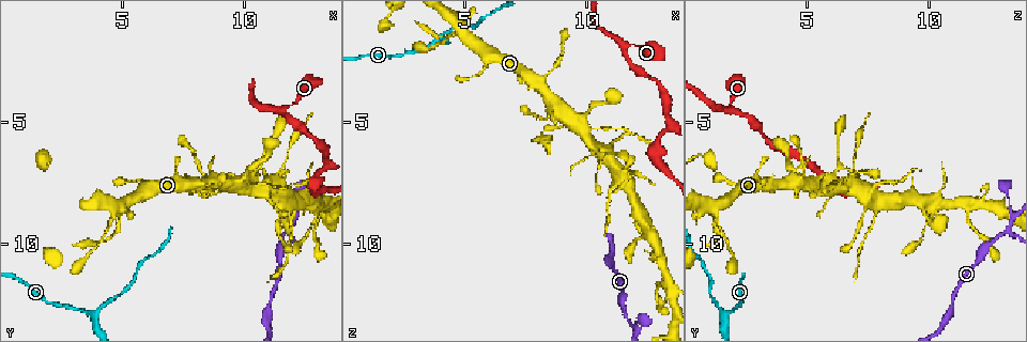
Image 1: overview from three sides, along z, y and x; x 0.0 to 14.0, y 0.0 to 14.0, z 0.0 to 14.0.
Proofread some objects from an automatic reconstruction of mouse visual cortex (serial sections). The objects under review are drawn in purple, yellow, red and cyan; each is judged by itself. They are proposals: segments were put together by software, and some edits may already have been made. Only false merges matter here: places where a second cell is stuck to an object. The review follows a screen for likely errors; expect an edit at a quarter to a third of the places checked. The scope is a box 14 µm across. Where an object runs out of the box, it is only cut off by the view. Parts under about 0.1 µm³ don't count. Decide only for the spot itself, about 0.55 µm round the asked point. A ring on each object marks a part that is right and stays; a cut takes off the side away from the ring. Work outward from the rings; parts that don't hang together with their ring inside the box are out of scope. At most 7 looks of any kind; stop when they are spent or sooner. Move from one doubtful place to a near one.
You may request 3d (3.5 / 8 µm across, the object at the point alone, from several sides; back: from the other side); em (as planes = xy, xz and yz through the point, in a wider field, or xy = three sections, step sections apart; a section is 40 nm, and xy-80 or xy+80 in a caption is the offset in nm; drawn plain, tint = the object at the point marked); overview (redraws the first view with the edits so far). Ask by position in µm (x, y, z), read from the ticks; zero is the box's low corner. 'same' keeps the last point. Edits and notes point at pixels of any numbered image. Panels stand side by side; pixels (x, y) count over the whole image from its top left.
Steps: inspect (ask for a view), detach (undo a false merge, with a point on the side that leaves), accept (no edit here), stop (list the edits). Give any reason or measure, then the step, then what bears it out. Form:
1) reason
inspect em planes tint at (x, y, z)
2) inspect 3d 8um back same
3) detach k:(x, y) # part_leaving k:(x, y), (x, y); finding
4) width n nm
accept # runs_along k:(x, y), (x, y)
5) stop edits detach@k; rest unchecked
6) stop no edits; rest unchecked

three arms meet
inspect 3d 3.5um at (11.7, 4.6, 1.8)

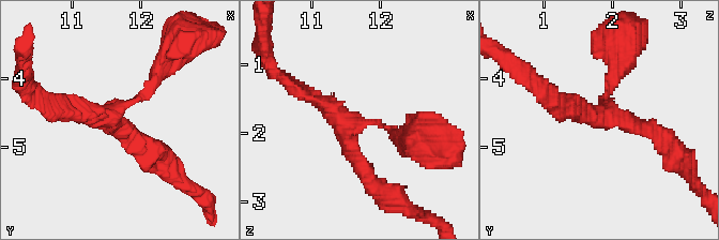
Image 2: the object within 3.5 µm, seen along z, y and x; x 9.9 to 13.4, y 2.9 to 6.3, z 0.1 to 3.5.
inspect em xy step 3 tint at (11.60, 4.50, 1.85)

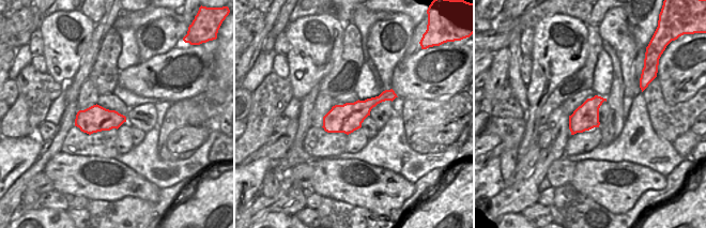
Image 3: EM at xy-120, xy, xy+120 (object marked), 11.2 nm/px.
arms 3; arm_widths 200, 200, 250 nm
accept # runs_along 2:(620, 69), (602, 115), (660, 132); one cell here

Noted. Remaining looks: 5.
sharp bend
inspect 3d 3.5um back at (8.1, 8.0, 5.4)

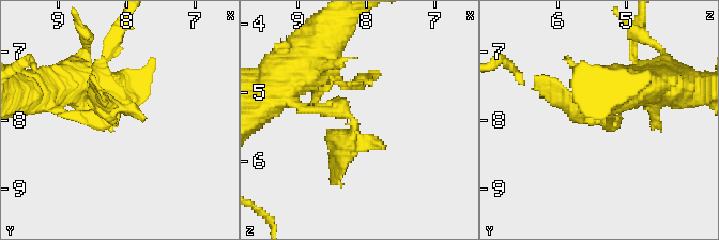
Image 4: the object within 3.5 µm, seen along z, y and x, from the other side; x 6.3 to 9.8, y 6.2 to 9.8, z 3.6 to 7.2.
inspect em xy step 2 plain at (8.20, 8.00, 5.40)

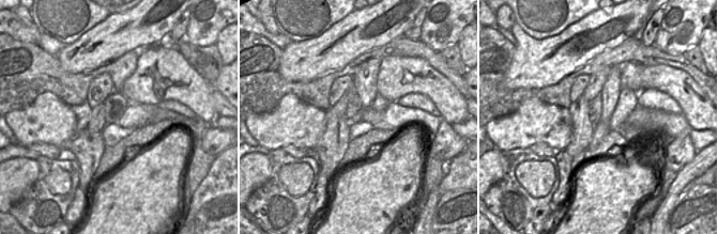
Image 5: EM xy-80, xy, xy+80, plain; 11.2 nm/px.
with the object marked
inspect em xy step 2 tint same

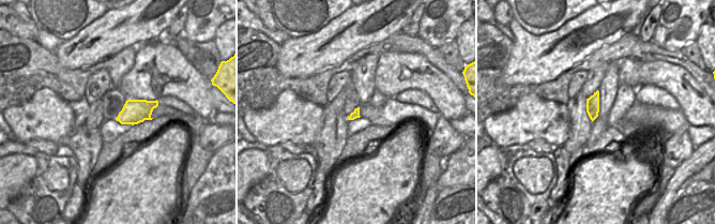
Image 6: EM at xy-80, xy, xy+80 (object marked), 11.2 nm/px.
accept # runs_along 4:(291, 99), (353, 121), (337, 173); one cell here

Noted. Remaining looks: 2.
arms part here
inspect 3d 3.5um back at (10.1, 7.6, 5.7)

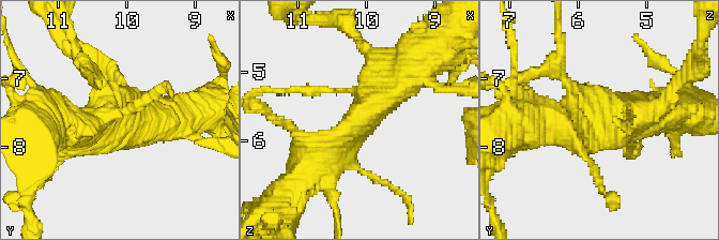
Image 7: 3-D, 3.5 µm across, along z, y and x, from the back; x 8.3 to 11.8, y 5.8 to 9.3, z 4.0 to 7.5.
inspect em xy step 5 tint at (10.10, 7.60, 5.75)

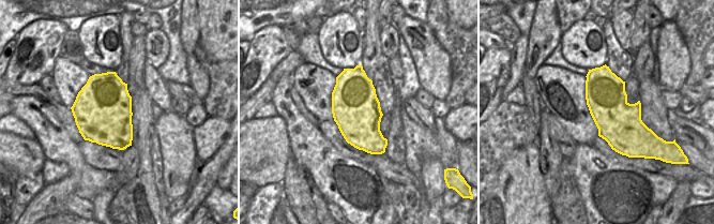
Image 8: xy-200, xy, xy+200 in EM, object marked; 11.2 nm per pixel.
width 550 nm
accept # runs_along 7:(408, 70), (306, 171); one cell here

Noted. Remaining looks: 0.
stop no edits; rest unchecked

